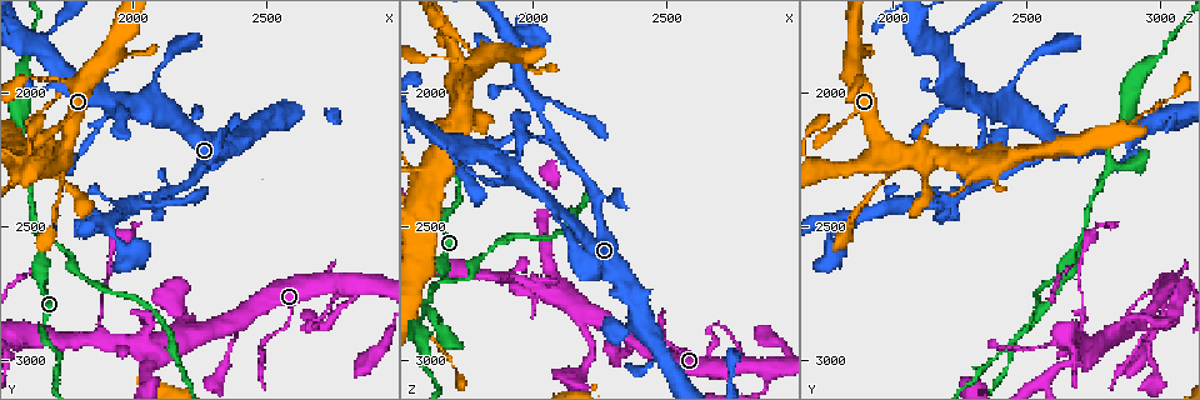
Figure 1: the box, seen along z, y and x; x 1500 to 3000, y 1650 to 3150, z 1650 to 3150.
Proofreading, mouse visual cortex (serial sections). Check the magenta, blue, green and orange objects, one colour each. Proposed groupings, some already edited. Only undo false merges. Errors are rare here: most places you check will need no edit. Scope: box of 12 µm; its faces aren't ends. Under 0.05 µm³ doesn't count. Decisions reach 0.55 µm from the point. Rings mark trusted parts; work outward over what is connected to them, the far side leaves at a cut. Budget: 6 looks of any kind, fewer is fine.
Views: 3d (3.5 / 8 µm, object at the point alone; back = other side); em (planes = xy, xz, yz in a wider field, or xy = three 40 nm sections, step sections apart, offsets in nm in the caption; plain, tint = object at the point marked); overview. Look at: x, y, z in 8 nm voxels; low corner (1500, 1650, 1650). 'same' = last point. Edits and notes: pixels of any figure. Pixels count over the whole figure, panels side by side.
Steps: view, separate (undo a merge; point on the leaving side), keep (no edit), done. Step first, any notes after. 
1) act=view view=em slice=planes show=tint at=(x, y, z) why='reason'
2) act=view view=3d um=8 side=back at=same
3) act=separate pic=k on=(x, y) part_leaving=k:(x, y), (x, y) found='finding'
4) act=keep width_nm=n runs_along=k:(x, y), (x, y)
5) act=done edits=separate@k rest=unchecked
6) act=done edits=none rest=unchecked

act=view view=3d um=3.5 at=(1880, 2840, 2720) why='calibre changes'

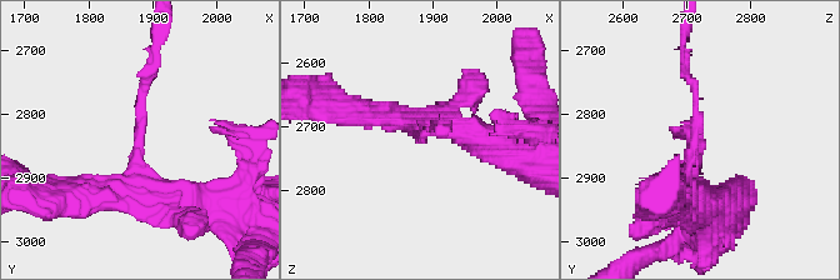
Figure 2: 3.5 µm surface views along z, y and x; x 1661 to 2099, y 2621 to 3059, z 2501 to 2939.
act=view view=em slice=xy step=1 show=tint at=(1880, 2845, 2715) arm_widths_nm=150,300 why='now the EM'

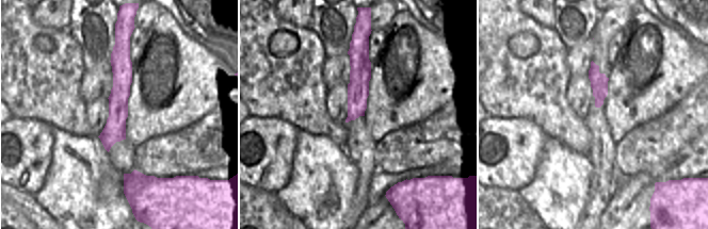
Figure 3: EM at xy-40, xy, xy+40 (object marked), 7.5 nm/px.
act=keep runs_along=2:(171, 201), (136, 179), (151, 60) found='all the same cell'

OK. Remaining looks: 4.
act=view view=3d um=3.5 at=(1650, 2560, 2680)

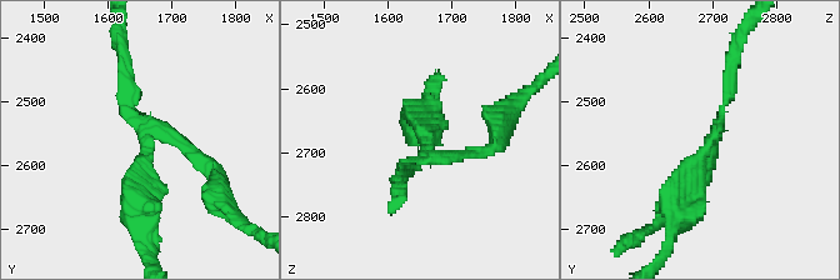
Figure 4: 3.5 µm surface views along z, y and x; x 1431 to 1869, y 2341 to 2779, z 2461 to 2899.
act=view view=em slice=xy step=1 show=tint at=(1655, 2570, 2690) why='now the EM'

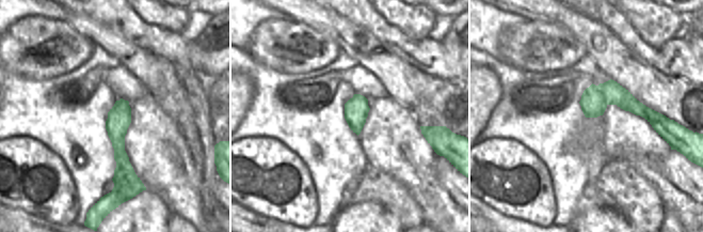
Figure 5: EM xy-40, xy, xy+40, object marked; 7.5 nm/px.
act=separate pic=4 on=(476, 153) arms=3 arm_widths_nm=150,150,400 border=5:(597, 86), (607, 104) found='two cells meet here'

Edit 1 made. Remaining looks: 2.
act=done edits=separate@4 rest=unchecked

